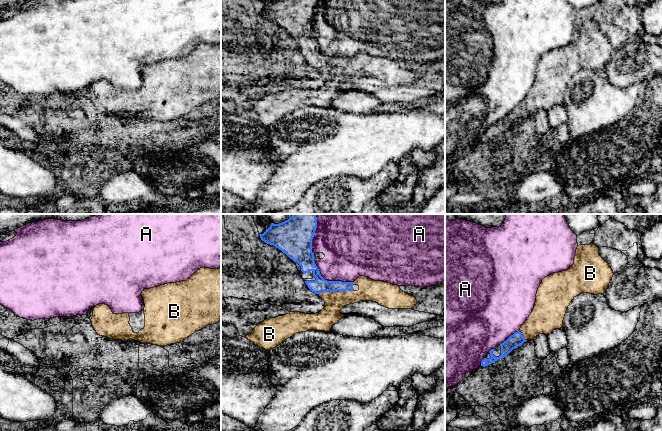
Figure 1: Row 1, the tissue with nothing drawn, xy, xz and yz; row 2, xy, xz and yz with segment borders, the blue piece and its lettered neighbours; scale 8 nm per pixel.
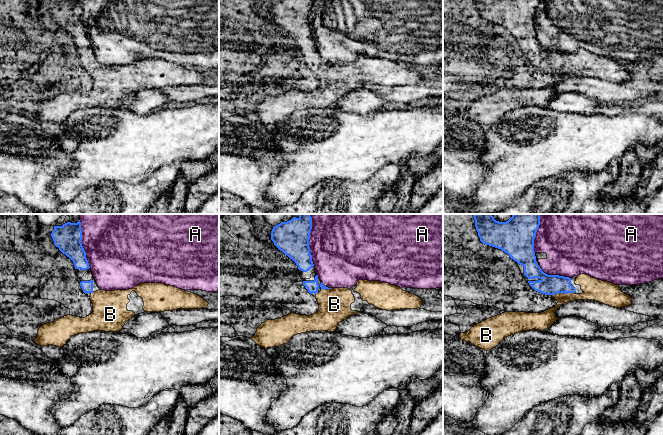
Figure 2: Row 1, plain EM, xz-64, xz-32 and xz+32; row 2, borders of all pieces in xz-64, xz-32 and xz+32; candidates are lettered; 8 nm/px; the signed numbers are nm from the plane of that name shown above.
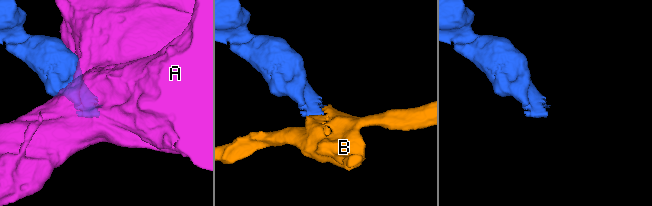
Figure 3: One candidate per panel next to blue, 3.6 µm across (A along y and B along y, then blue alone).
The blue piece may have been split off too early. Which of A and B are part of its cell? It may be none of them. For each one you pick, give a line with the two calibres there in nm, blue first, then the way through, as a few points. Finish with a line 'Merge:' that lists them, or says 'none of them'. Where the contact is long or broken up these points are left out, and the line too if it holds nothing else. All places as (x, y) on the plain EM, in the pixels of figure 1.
B: 120/160 nm | across xz (320, 61), (327, 66), (335, 66), (335, 77)
Merge: B

